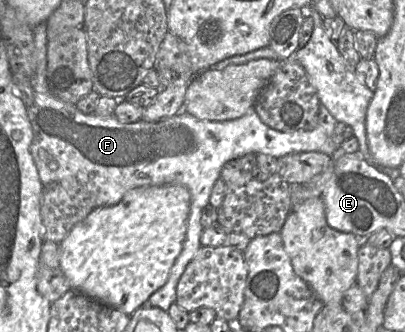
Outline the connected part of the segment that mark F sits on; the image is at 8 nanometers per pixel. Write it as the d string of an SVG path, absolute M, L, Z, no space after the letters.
M46 22L33 29L35 73L30 78L34 102L27 109L32 125L33 140L30 152L44 186L62 180L76 180L96 195L97 208L113 205L132 189L146 186L181 184L191 194L191 210L183 248L176 258L166 283L154 292L146 305L168 311L176 302L177 284L187 264L202 246L200 223L202 211L209 204L215 182L223 165L247 153L265 153L275 158L297 152L321 152L332 156L338 149L332 137L338 121L320 103L319 121L310 131L282 132L264 124L254 108L234 120L200 120L186 112L157 122L140 120L122 123L114 115L101 117L84 114L75 104L64 102L49 90L46 80L47 34Z

